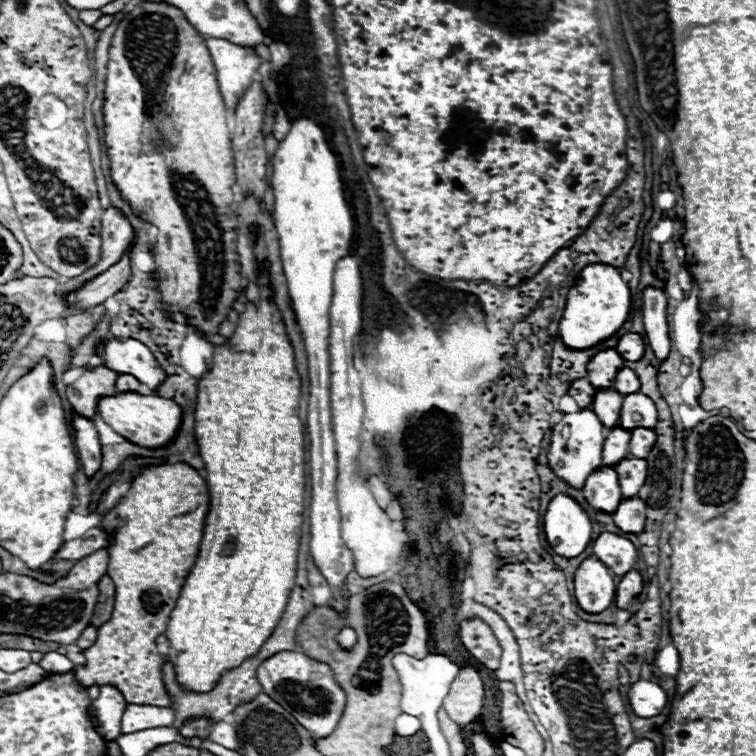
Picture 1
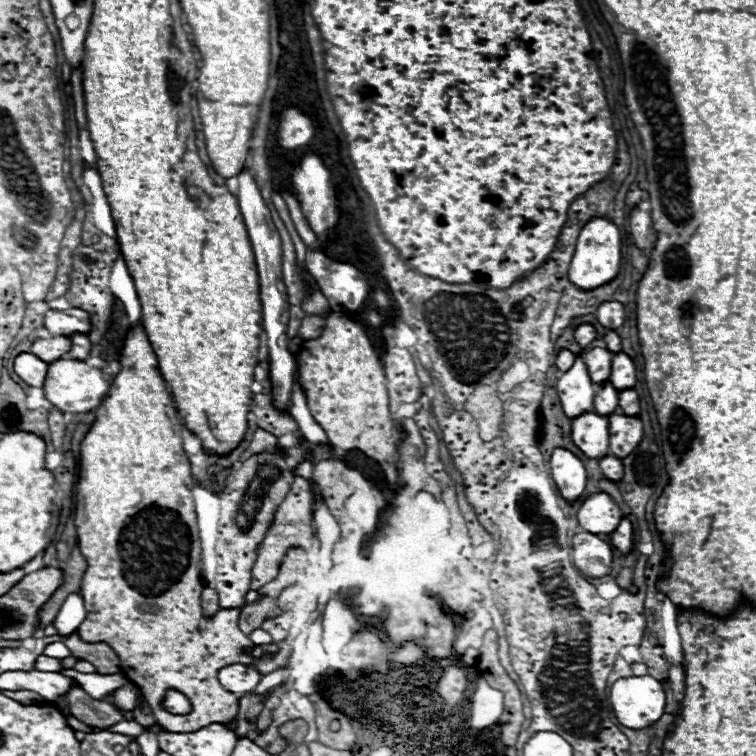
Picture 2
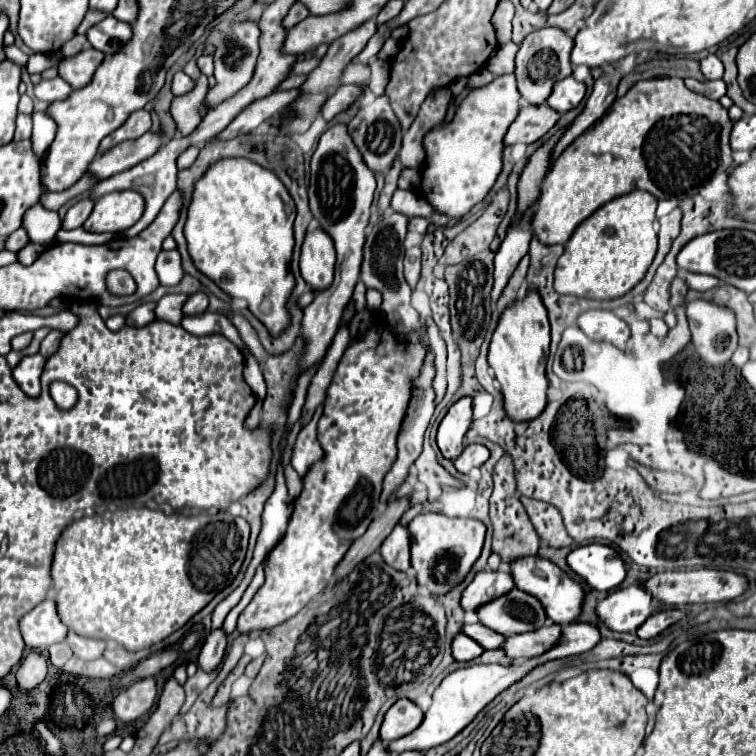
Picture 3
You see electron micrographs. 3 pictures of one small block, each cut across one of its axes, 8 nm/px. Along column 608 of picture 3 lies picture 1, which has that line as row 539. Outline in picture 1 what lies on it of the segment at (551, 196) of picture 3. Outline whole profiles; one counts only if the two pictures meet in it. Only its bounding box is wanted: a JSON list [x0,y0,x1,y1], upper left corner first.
[74,464,210,706]

